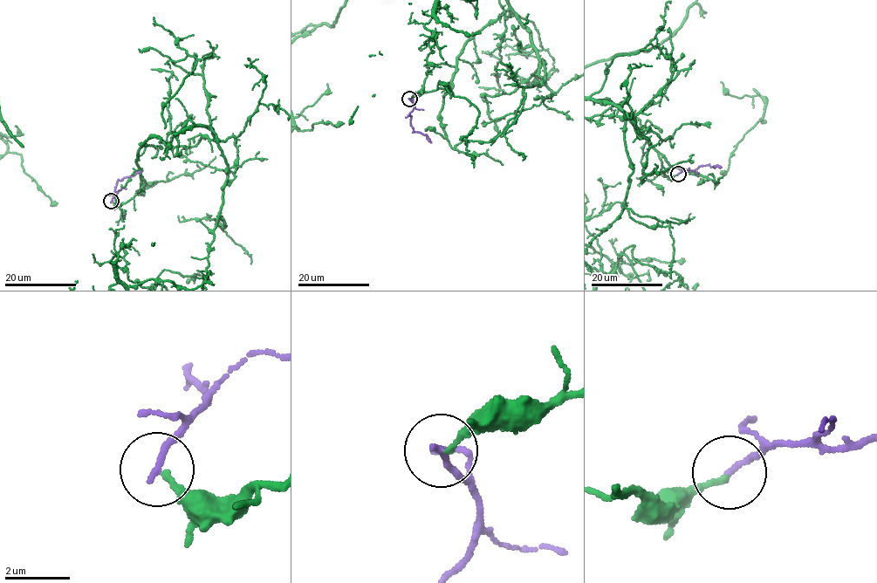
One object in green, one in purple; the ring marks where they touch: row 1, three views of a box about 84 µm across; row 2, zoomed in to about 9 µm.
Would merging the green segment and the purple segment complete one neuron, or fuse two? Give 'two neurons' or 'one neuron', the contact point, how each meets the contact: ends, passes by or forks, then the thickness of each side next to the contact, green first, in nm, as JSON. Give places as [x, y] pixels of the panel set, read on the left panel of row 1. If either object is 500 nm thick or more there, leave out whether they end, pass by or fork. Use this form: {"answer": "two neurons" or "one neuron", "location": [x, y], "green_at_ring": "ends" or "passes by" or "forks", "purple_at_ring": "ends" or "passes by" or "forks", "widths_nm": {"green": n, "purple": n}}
{"answer": "two neurons", "location": [111, 201], "green_at_ring": "ends", "purple_at_ring": "ends", "widths_nm": {"green": 160, "purple": 200}}

